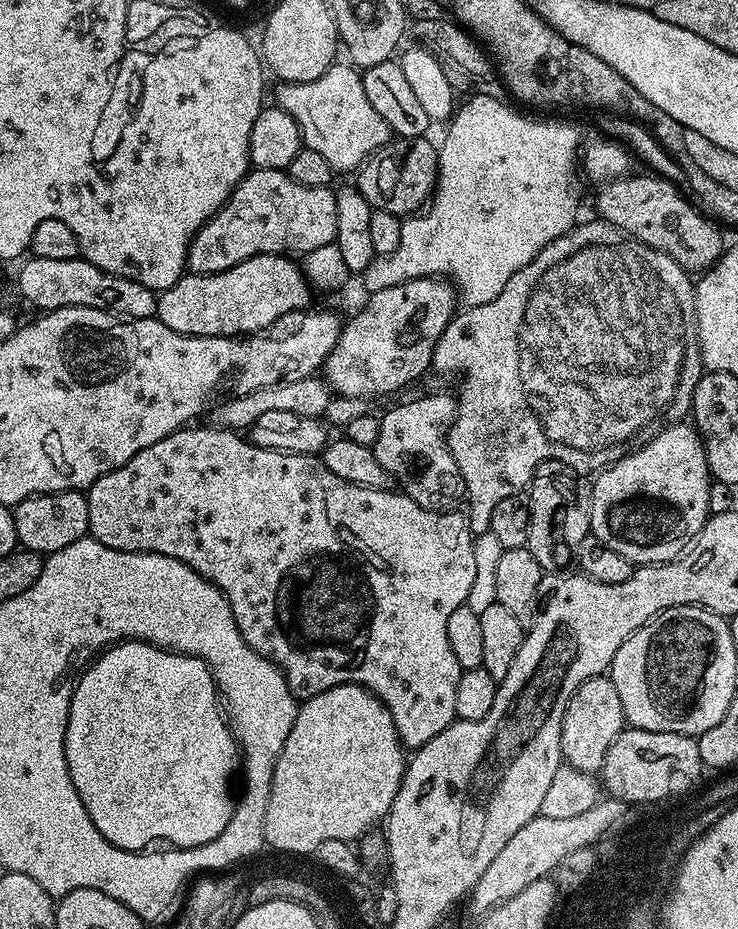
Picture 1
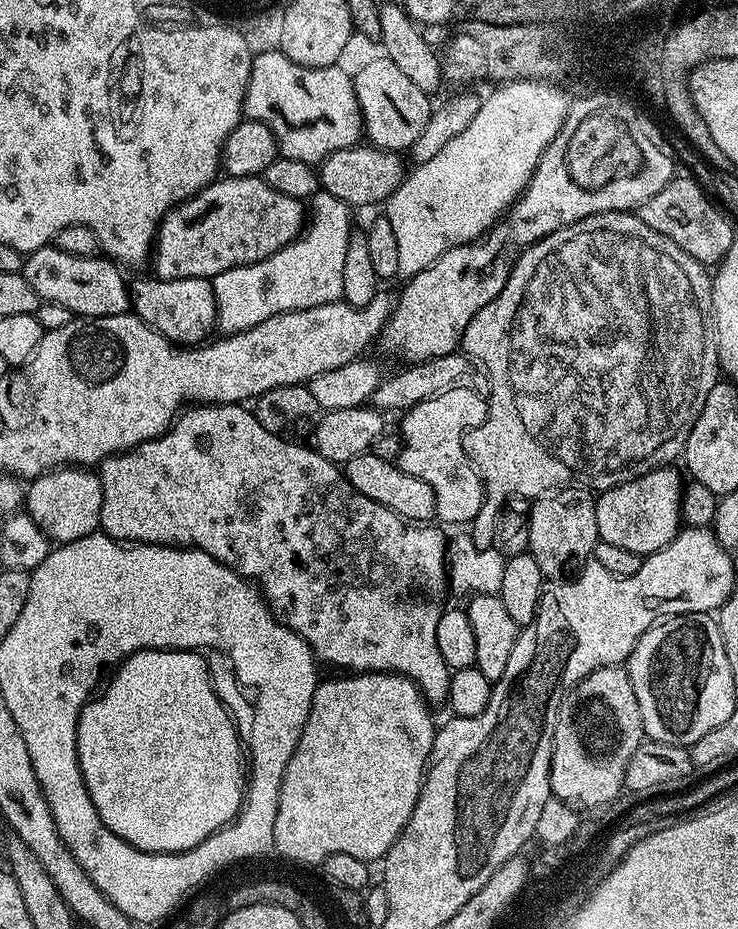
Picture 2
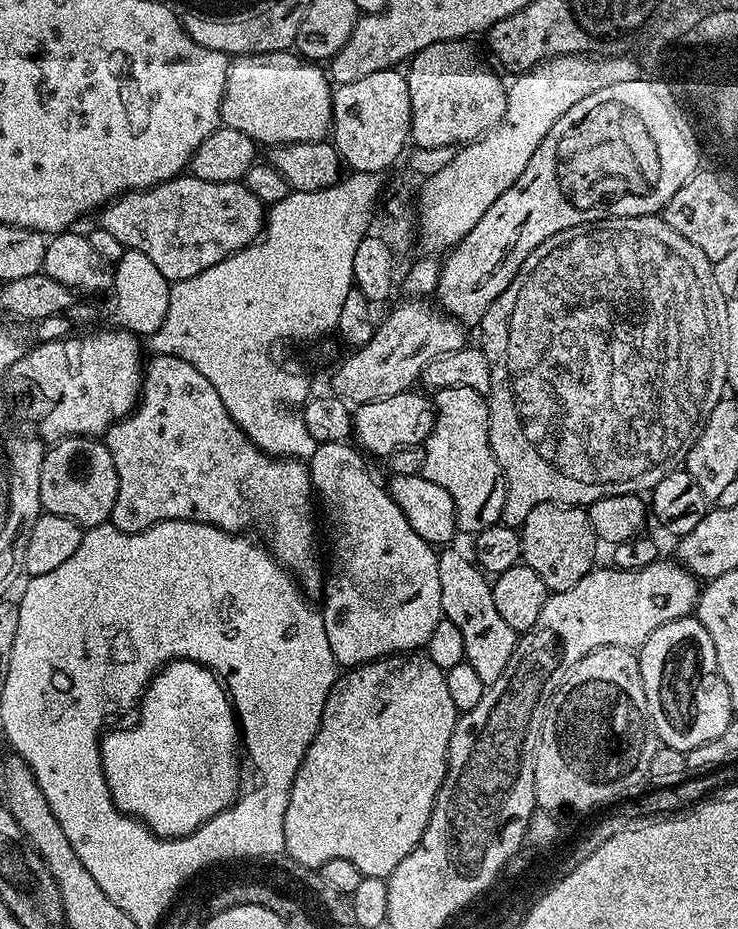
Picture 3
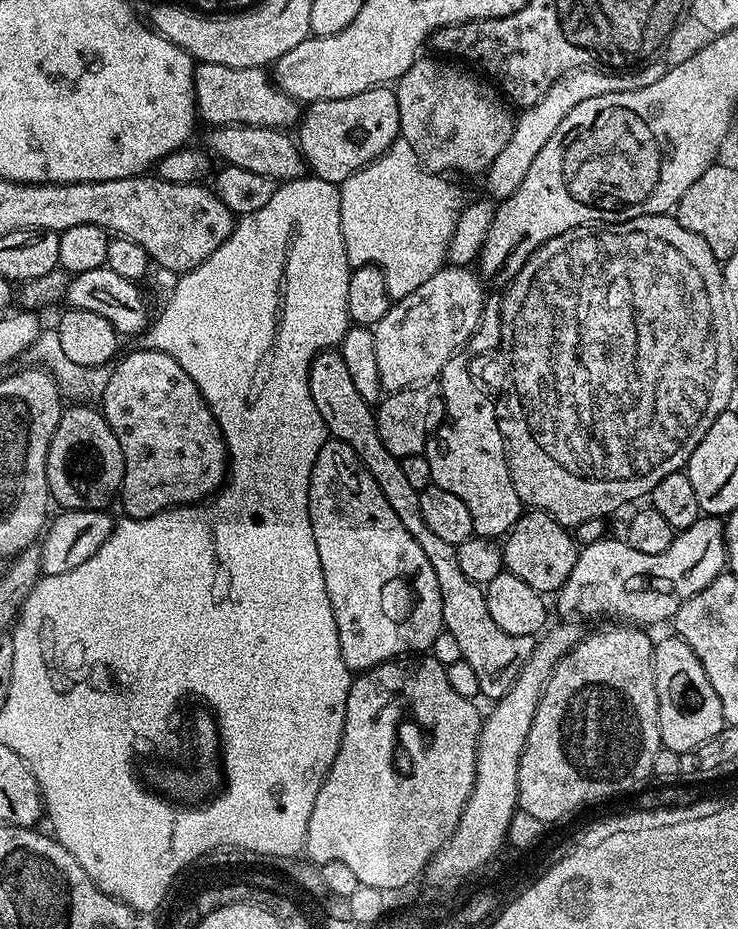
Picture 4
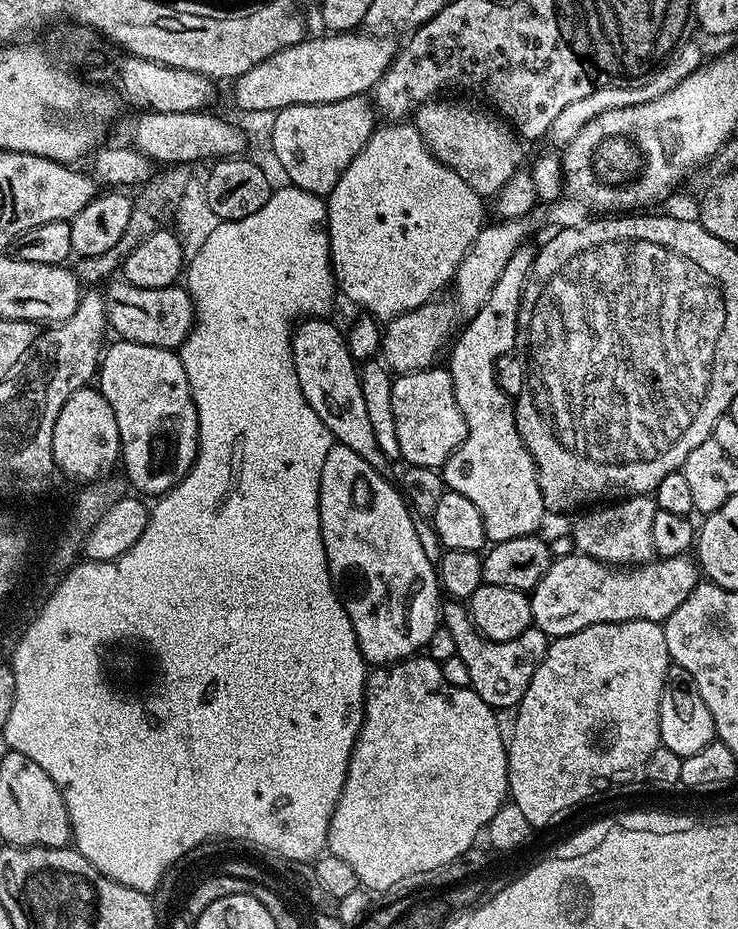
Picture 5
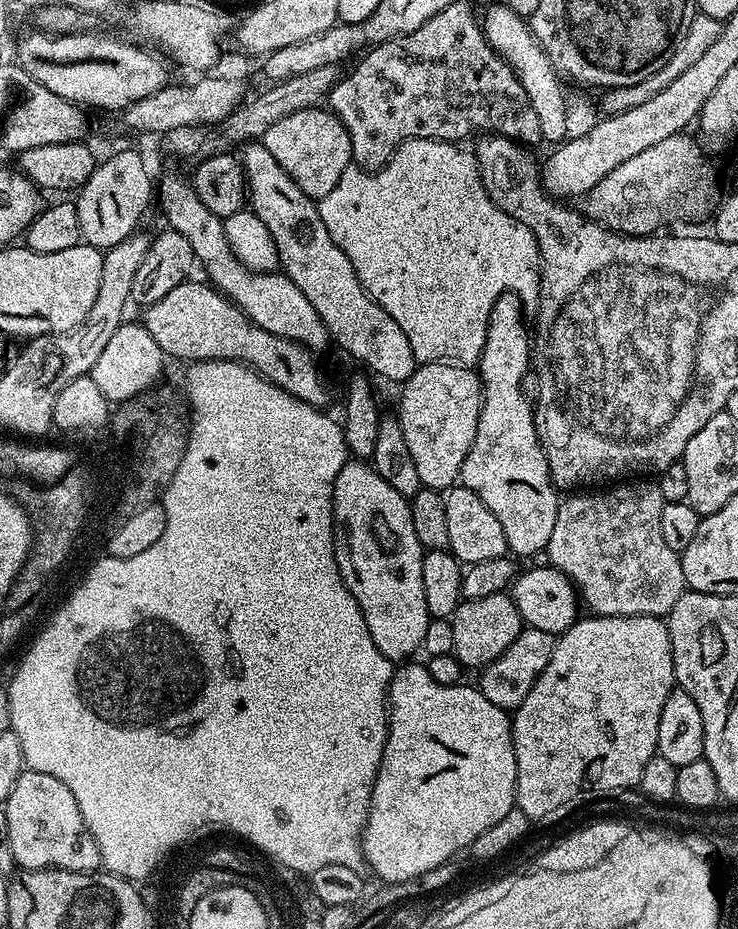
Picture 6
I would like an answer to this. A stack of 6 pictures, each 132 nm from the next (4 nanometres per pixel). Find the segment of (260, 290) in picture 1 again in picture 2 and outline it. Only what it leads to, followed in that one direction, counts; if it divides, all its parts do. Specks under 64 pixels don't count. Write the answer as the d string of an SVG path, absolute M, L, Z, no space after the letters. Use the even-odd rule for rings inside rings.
M191 276L181 280L151 279L131 281L131 311L177 346L196 346L207 341L213 335L212 328L214 332L217 327L216 299L211 283L203 276Z

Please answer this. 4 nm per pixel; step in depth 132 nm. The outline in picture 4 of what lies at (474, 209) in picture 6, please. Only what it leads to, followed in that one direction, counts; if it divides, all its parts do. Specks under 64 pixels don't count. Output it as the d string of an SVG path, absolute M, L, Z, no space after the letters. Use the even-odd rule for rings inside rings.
M398 138L377 160L370 162L365 168L358 170L350 178L346 178L343 184L339 185L340 205L342 206L342 242L346 246L346 258L348 259L349 265L352 268L361 268L367 264L373 264L375 268L380 268L386 278L386 290L393 301L405 298L405 296L414 292L418 286L422 286L422 282L428 281L434 273L439 272L441 268L445 267L448 259L450 237L454 234L454 226L458 222L462 207L459 190L448 180L451 179L428 171L421 164L418 154L414 154L414 150L410 147L410 142L406 142L403 138Z

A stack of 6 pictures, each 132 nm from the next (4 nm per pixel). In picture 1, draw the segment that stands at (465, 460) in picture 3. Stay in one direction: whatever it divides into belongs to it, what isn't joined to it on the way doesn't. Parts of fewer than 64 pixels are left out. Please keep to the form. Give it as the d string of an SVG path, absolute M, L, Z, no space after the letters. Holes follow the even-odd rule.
M436 392L433 396L420 396L409 404L396 404L380 416L378 442L372 452L393 481L418 506L435 512L451 509L462 496L462 481L458 462L448 449L448 427L456 417L456 400Z

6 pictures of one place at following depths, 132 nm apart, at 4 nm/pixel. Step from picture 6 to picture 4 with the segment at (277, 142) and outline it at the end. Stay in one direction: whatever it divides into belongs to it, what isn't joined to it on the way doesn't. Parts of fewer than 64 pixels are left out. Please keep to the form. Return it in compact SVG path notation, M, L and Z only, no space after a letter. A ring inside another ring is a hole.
M388 86L362 90L362 94L350 94L350 98L311 101L294 132L311 175L337 186L377 160L399 136L398 98Z

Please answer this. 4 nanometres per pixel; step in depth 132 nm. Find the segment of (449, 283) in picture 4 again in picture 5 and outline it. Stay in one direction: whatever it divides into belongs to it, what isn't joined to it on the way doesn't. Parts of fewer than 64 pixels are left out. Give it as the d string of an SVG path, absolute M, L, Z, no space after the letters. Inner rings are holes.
M535 215L516 216L513 220L496 222L496 225L481 228L478 238L468 247L468 252L456 271L456 278L451 285L452 300L438 302L431 300L422 306L390 320L381 335L381 355L385 365L393 372L404 375L419 369L431 367L435 356L445 344L452 328L457 327L458 307L462 309L462 320L469 321L486 304L491 291L497 285L506 262L521 244L528 238L535 226Z

